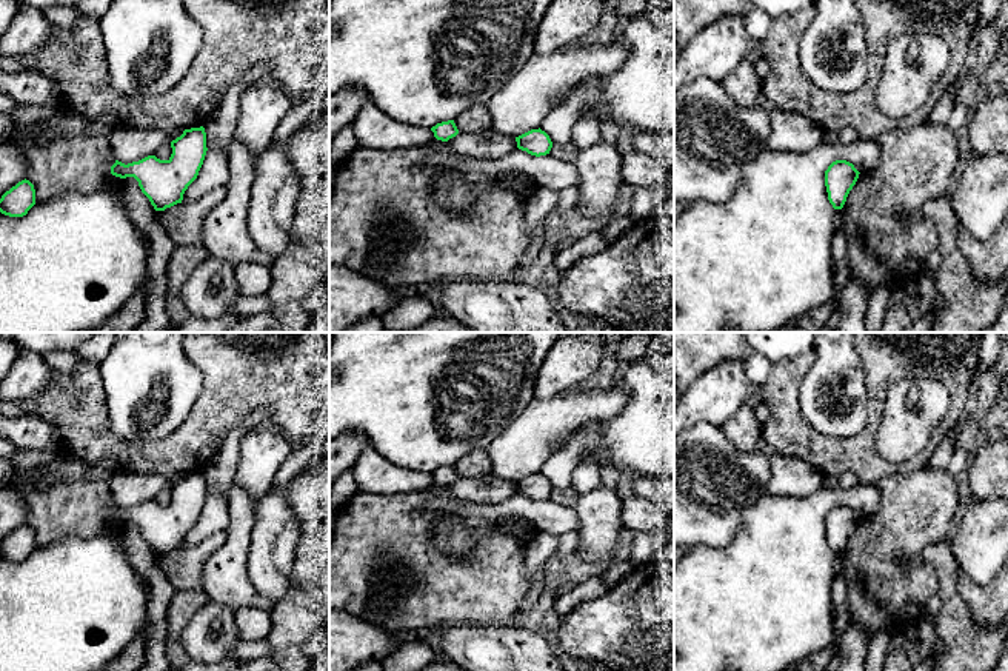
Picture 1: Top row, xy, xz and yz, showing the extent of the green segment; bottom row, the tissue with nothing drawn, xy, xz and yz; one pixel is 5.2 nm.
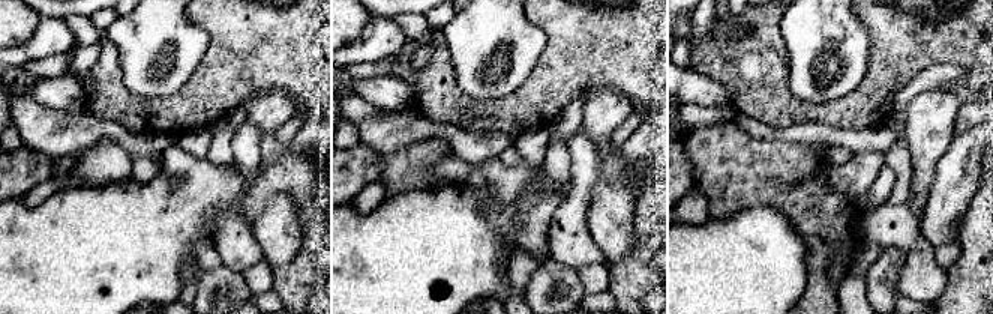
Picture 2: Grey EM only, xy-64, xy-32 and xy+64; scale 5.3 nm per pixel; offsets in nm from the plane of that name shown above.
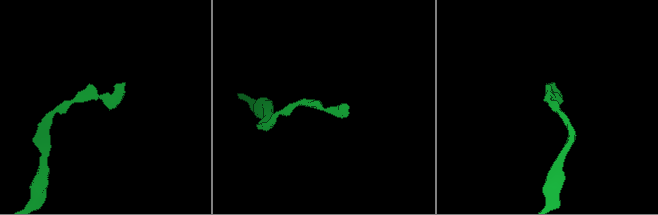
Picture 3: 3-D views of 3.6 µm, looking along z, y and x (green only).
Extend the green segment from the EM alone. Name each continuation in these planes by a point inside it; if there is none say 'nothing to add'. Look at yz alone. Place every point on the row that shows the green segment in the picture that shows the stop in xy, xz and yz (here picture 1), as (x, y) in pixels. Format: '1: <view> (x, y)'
nothing to add

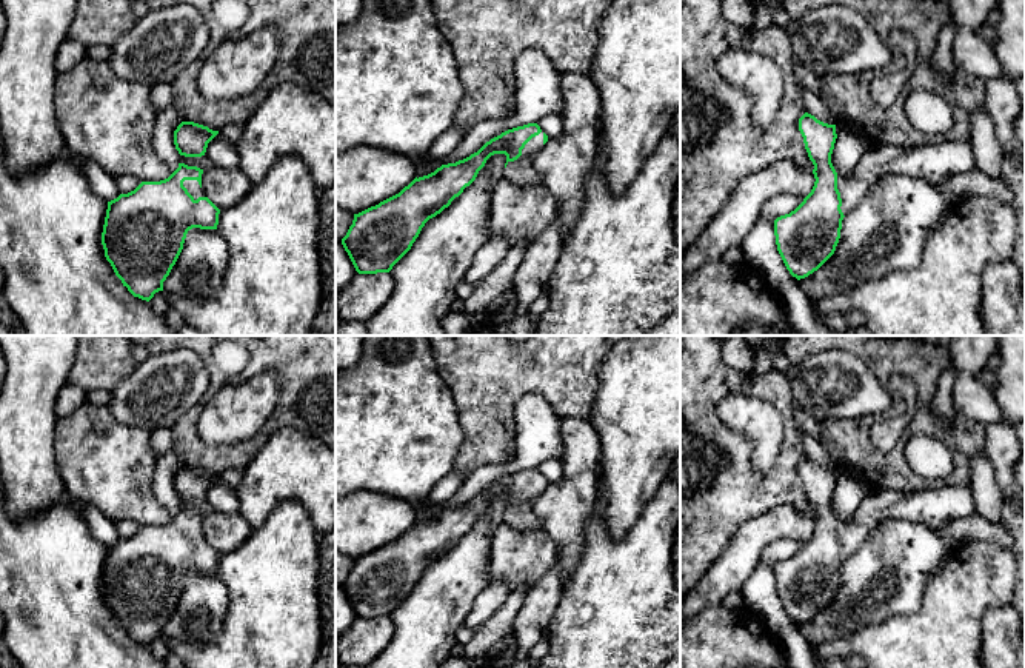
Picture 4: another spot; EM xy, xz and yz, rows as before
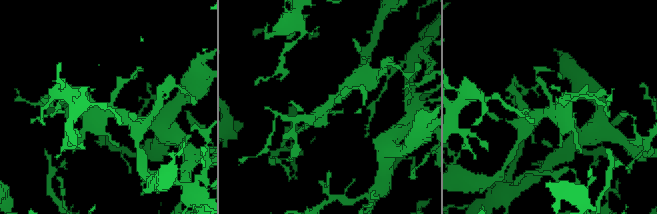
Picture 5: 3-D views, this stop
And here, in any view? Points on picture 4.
1: xz (520, 171)

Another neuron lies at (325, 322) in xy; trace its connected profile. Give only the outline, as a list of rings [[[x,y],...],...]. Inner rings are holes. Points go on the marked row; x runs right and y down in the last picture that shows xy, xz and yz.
[[[336,182],[320,194],[317,240],[323,288],[311,336],[336,336]]]

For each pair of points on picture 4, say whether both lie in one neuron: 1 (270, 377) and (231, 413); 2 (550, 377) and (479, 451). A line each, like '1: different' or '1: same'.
1: same
2: same

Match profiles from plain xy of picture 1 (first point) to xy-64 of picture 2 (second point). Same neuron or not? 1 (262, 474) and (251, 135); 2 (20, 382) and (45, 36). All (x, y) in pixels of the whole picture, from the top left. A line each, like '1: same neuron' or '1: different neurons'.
1: different neurons
2: same neuron

